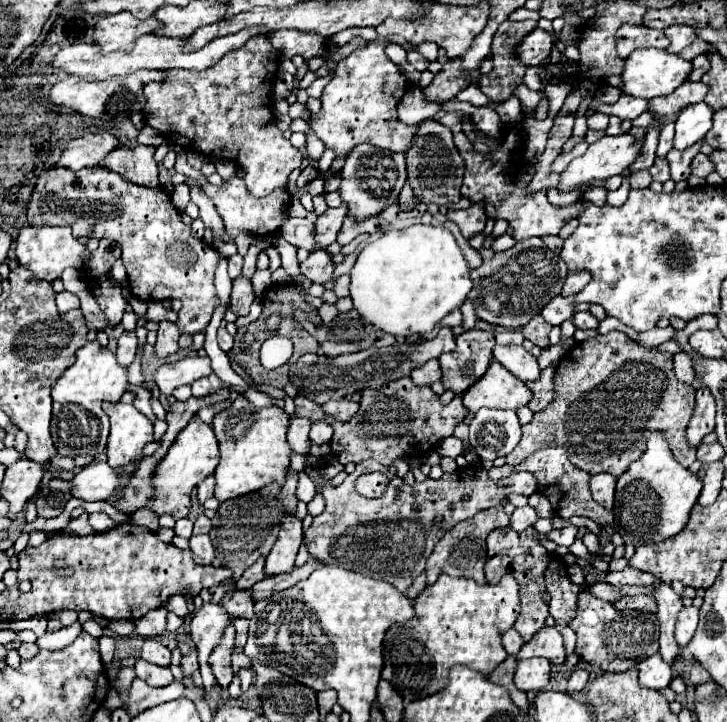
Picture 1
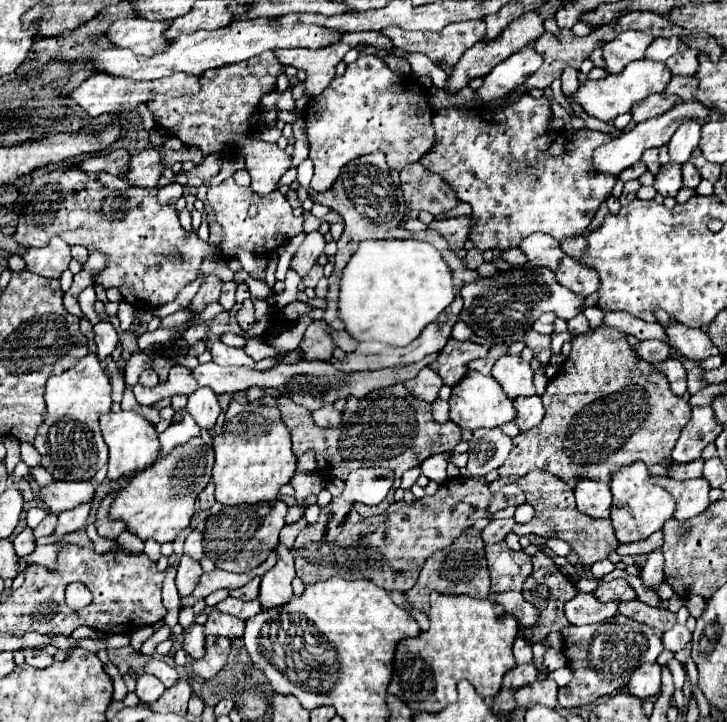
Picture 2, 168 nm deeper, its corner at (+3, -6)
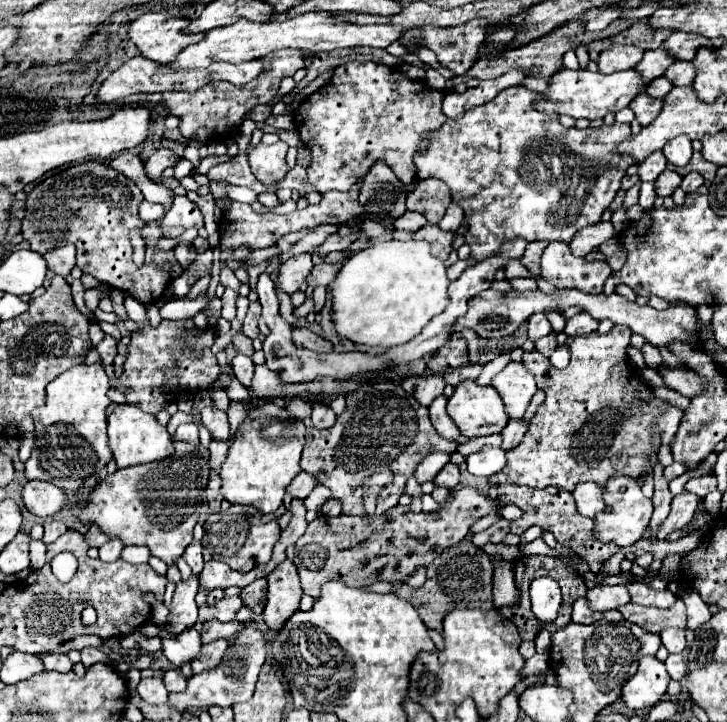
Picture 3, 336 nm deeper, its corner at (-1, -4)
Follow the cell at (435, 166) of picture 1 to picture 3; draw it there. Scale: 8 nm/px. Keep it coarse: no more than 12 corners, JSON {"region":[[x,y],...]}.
{"region":[[435,178],[417,180],[407,210],[429,224],[445,216],[449,188]]}

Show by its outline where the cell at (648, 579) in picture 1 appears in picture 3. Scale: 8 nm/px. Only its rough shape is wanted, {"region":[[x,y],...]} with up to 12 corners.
{"region":[[595,584],[585,598],[595,612],[631,600],[625,586]]}

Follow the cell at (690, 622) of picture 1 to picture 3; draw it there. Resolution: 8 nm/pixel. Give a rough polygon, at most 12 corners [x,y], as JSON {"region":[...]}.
{"region":[[669,628],[661,642],[671,654],[685,650],[685,632]]}

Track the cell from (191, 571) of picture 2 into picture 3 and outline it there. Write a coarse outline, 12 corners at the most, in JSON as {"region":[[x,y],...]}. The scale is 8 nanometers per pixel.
{"region":[[199,578],[179,582],[165,630],[181,634],[197,622]]}

